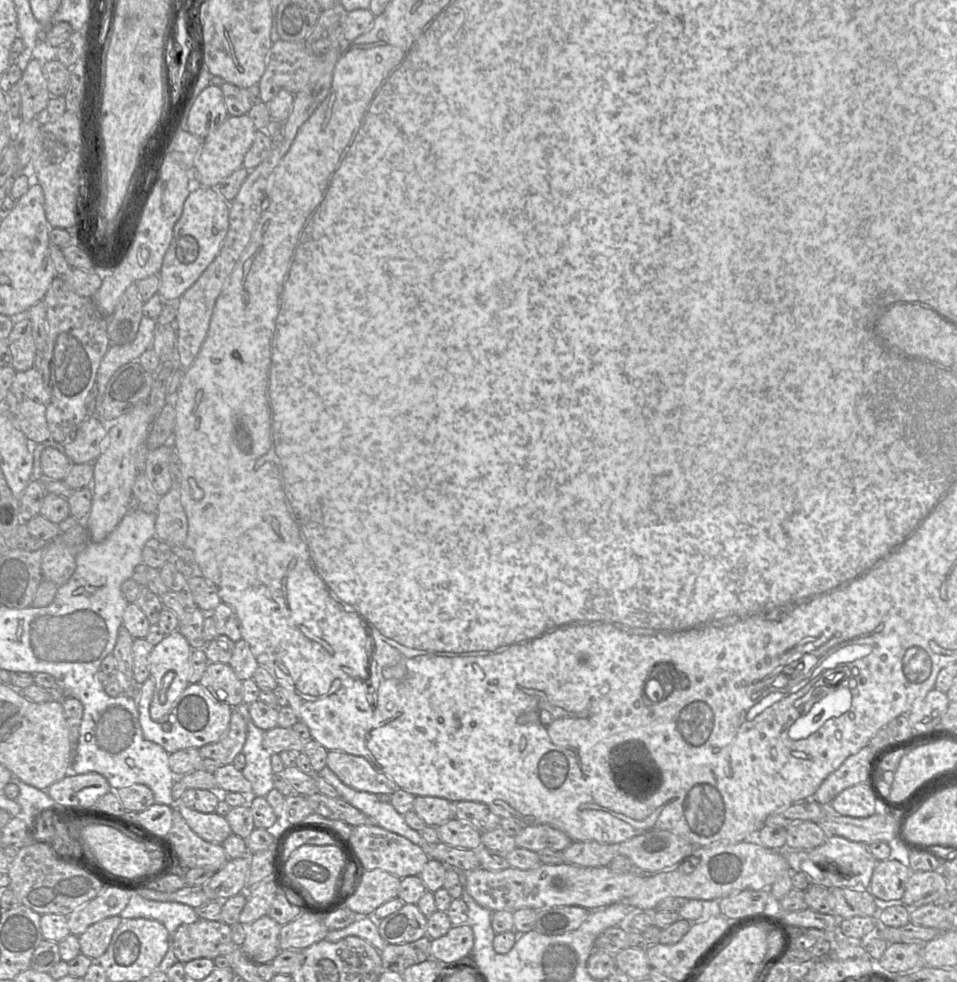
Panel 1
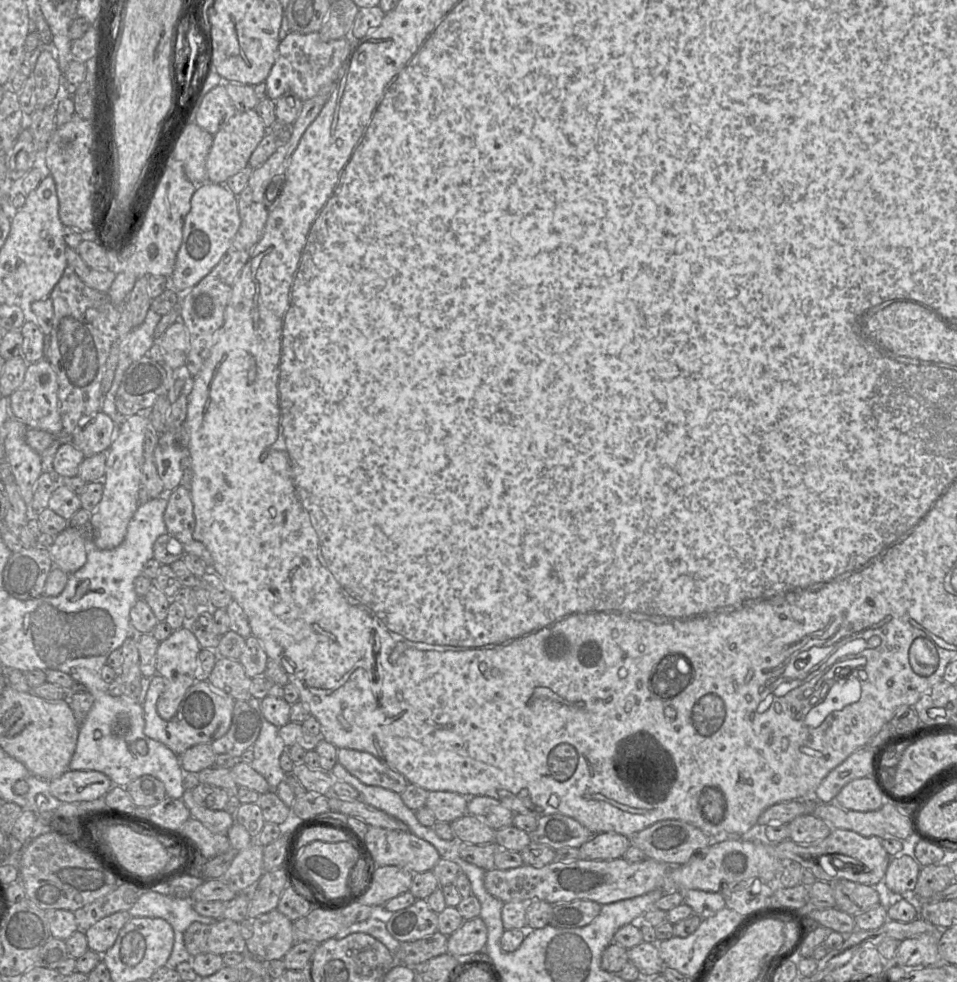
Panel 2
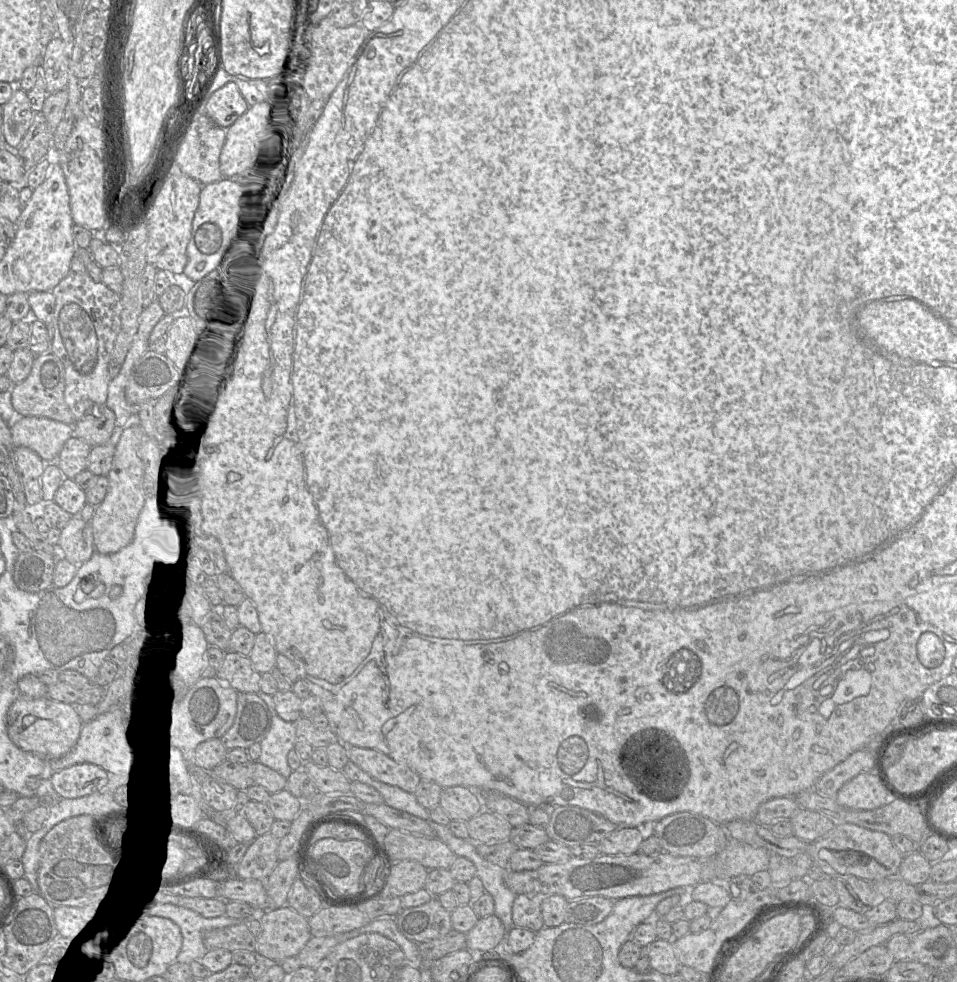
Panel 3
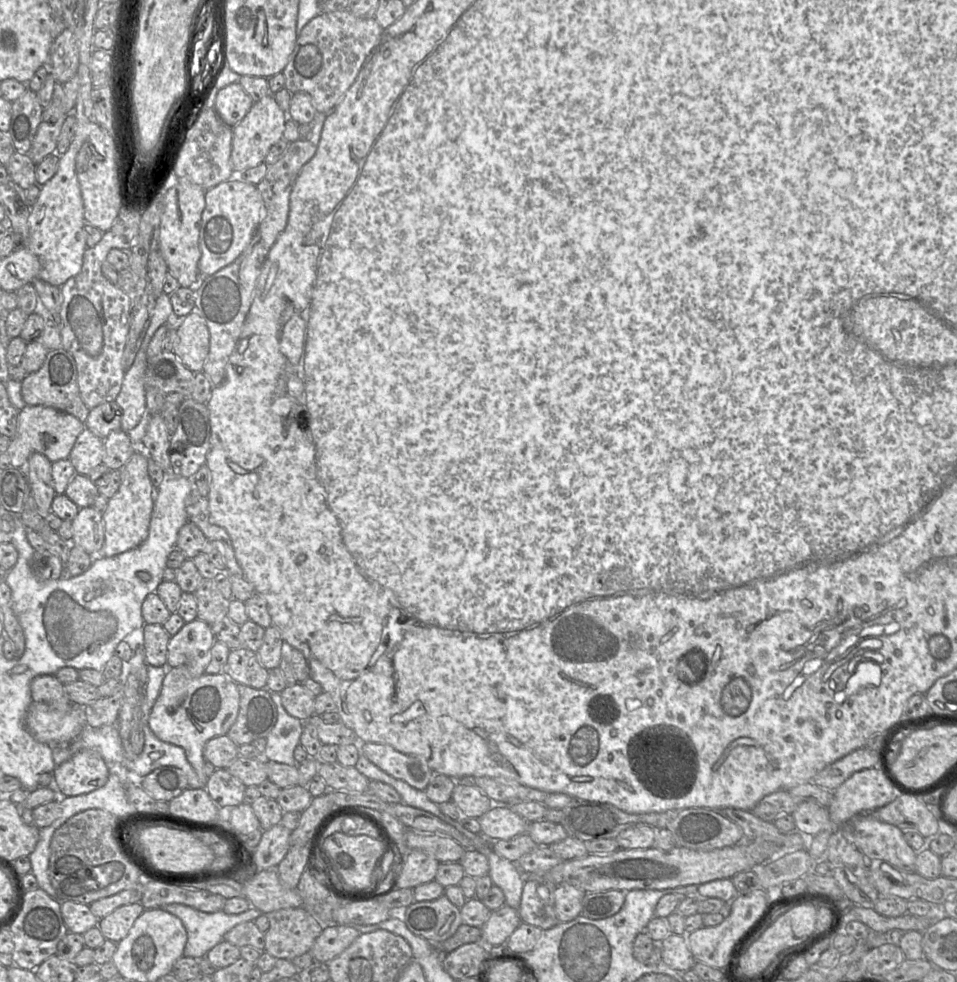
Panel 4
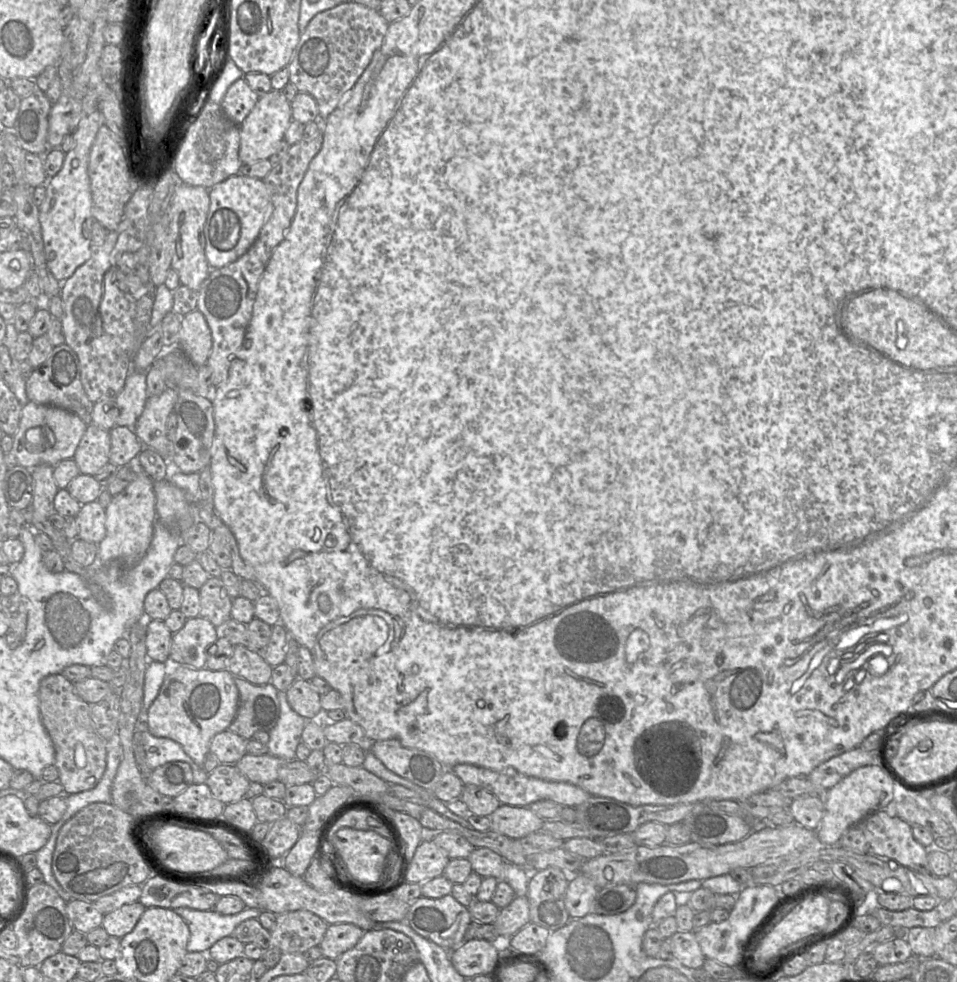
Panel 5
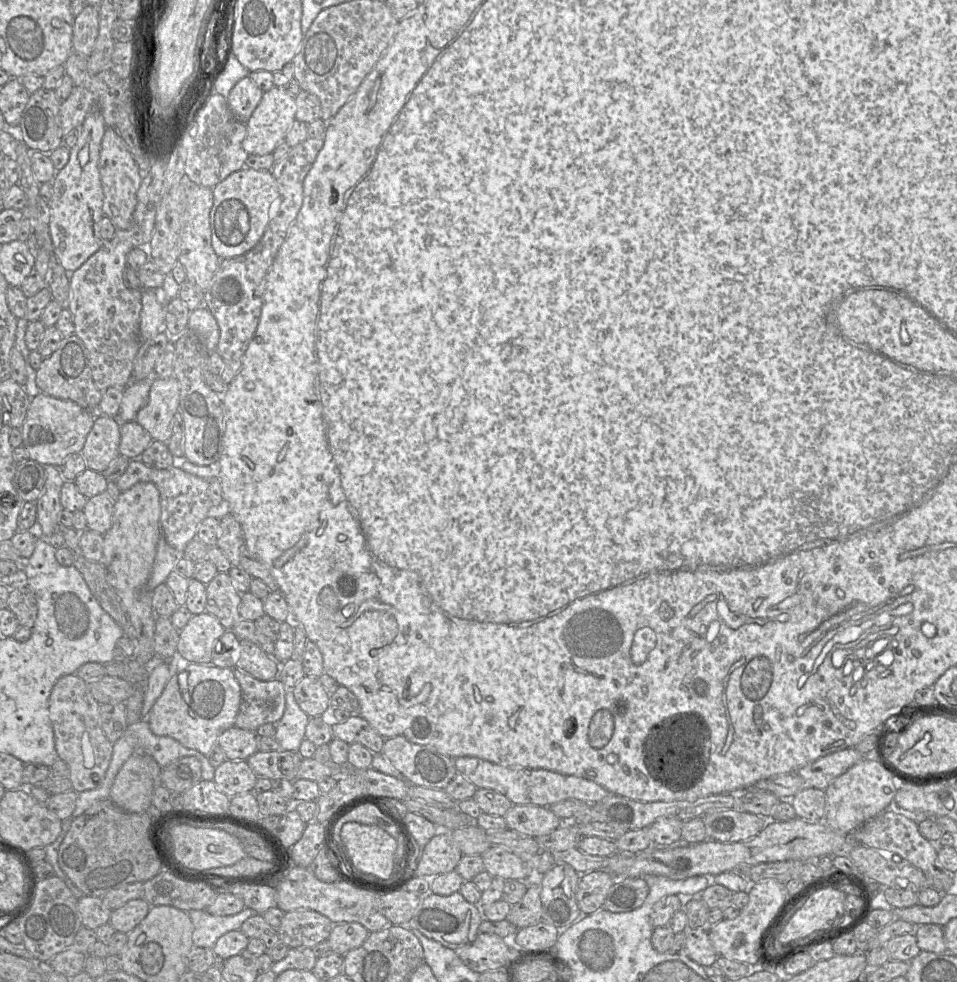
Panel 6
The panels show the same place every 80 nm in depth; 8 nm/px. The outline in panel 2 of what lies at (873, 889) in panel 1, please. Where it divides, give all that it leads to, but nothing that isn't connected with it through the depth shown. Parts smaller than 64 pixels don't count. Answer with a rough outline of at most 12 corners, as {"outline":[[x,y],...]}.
{"outline":[[913,856],[891,857],[886,887],[911,897],[921,866]]}

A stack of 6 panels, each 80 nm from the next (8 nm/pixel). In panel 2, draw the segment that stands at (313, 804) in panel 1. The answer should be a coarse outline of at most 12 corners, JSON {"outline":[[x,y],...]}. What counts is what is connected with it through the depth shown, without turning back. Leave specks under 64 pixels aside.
{"outline":[[329,797],[330,812],[368,826],[408,831],[403,822],[361,800]]}

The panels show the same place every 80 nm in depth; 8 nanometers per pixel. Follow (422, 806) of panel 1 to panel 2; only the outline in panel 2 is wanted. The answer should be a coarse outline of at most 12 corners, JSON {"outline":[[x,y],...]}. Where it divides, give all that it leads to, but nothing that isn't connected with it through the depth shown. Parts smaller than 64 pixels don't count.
{"outline":[[431,791],[425,807],[437,822],[451,823],[467,814],[468,798]]}

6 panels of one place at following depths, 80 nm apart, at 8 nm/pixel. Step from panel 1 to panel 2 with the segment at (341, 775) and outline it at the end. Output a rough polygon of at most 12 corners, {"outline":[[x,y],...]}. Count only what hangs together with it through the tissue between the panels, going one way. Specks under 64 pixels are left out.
{"outline":[[339,748],[337,763],[366,785],[400,794],[402,774],[369,752]]}

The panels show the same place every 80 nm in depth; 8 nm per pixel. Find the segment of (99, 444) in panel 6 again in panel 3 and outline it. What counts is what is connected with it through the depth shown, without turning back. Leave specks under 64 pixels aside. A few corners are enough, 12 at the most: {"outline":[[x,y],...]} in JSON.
{"outline":[[71,437],[56,464],[66,479],[87,468],[92,450],[83,439]]}

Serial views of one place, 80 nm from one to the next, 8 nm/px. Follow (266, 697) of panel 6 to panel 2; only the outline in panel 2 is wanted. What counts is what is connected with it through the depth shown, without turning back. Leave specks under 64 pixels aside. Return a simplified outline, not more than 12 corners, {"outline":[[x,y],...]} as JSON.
{"outline":[[261,699],[235,701],[231,725],[211,742],[217,754],[241,756],[266,721]]}

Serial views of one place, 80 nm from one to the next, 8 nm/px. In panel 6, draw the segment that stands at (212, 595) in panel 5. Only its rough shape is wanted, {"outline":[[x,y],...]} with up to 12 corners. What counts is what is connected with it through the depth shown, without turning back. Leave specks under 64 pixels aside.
{"outline":[[227,572],[206,585],[205,612],[226,630],[242,620],[242,594]]}

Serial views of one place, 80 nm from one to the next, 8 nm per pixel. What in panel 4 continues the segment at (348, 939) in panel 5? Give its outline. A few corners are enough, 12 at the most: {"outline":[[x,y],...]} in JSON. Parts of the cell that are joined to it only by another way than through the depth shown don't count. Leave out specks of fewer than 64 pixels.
{"outline":[[324,925],[309,950],[327,963],[361,933],[347,925]]}

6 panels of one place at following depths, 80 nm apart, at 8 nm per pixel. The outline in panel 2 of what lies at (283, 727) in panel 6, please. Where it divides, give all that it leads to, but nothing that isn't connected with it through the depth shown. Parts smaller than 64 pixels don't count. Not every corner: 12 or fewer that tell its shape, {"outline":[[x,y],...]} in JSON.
{"outline":[[264,721],[250,766],[275,789],[286,776],[278,727]]}

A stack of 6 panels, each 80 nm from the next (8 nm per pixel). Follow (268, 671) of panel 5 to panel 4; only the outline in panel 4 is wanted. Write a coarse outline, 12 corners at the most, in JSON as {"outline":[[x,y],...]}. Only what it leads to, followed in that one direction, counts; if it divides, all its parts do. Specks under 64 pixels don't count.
{"outline":[[230,651],[222,672],[237,684],[266,688],[269,670],[256,652]]}

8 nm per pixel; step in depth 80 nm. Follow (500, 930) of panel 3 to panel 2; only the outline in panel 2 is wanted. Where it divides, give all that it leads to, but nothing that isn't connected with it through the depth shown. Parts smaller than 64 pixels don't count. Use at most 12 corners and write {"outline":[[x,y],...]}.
{"outline":[[467,920],[448,936],[447,952],[462,956],[484,951],[487,927]]}

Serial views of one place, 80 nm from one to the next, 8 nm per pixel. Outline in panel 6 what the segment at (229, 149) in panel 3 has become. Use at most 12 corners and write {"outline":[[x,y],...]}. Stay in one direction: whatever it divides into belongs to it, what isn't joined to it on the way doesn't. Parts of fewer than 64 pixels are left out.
{"outline":[[287,87],[264,92],[246,123],[249,155],[273,153],[296,120]]}

